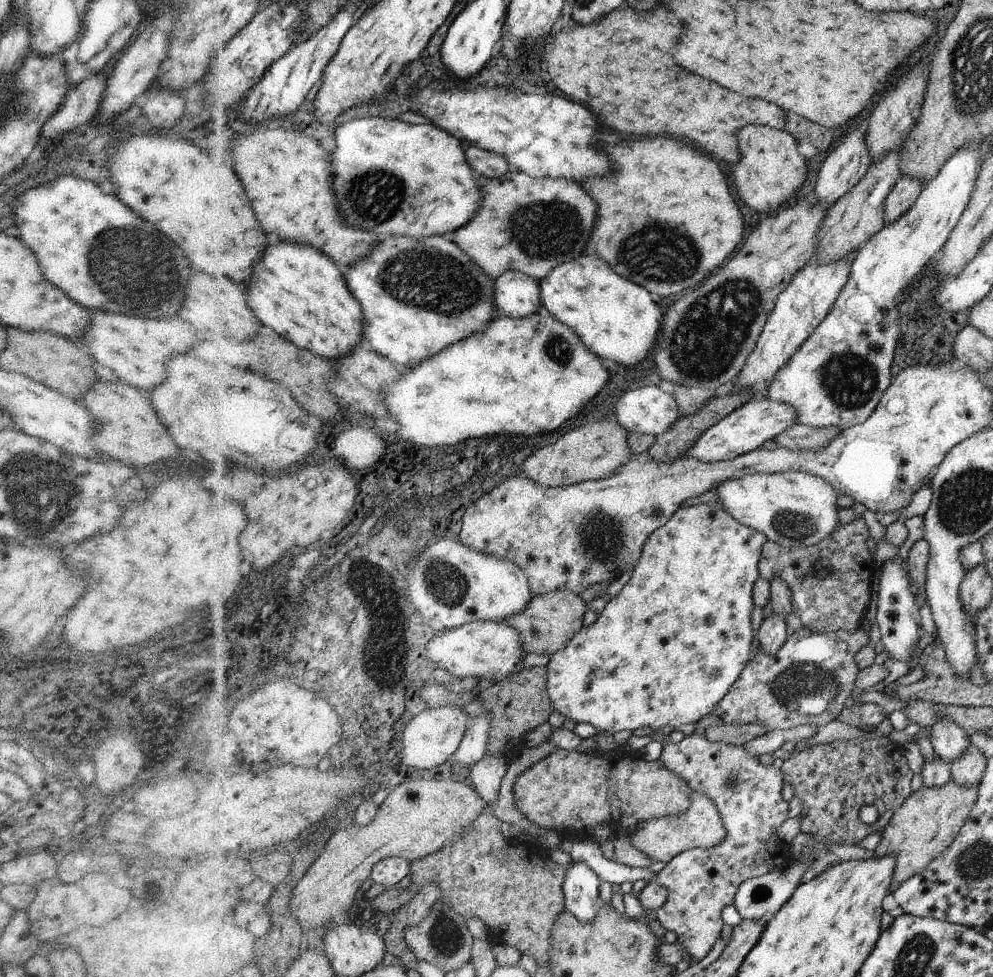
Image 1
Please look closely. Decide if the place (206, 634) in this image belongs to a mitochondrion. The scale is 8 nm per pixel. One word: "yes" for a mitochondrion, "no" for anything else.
no

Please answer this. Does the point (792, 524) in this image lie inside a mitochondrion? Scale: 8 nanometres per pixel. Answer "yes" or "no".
yes

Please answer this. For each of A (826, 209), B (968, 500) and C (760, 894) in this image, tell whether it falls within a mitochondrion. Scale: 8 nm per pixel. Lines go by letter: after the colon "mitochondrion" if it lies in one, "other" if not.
A: other
B: mitochondrion
C: other

